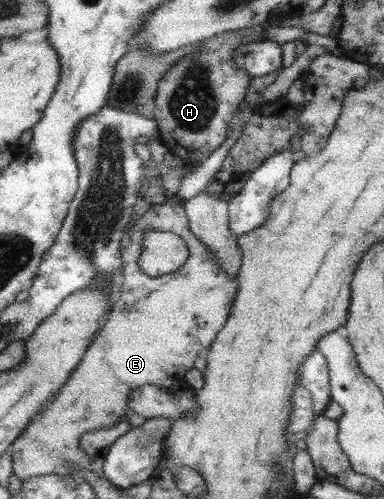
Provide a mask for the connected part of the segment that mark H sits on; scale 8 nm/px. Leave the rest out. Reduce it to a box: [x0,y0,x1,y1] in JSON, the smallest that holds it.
[154,25,264,172]

